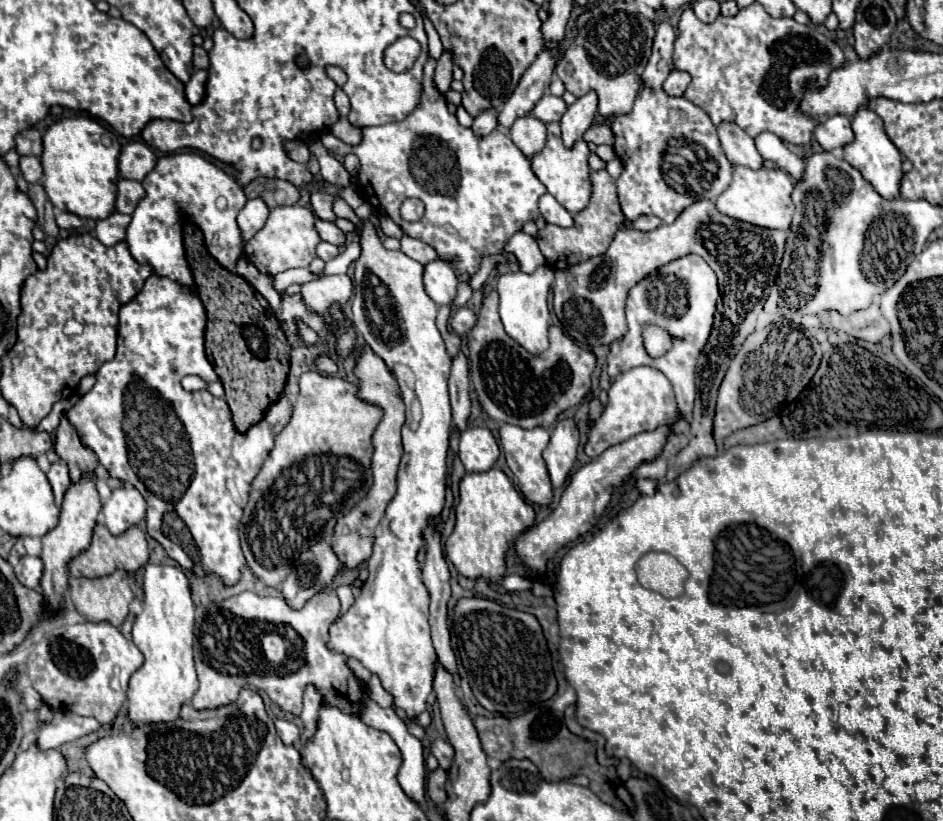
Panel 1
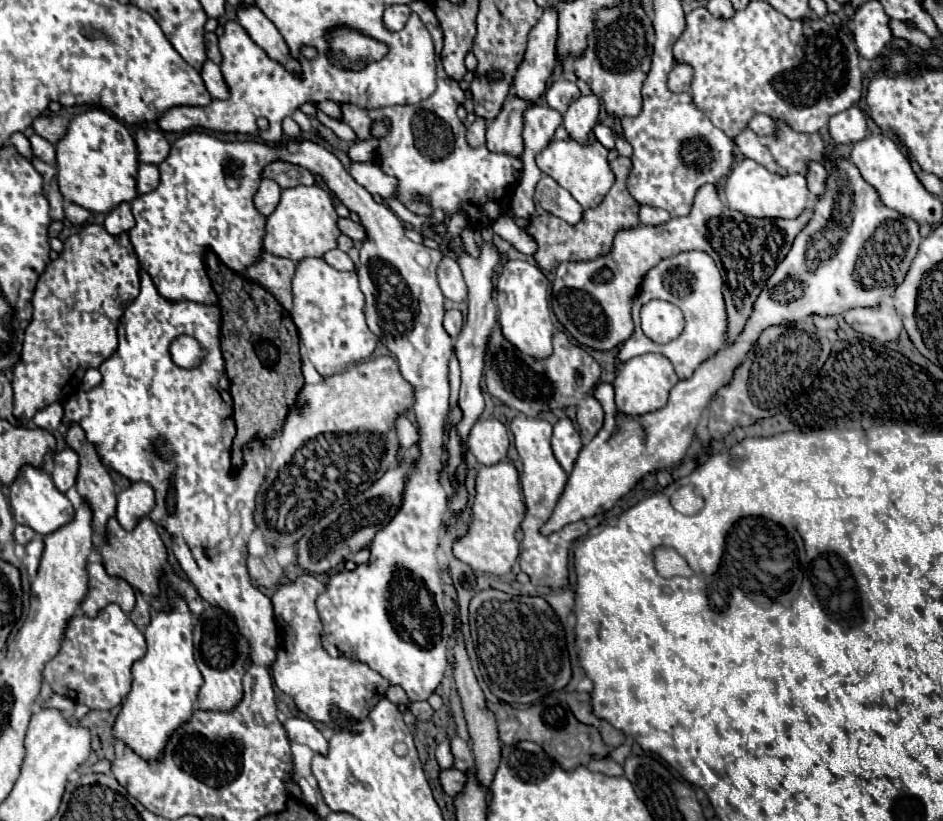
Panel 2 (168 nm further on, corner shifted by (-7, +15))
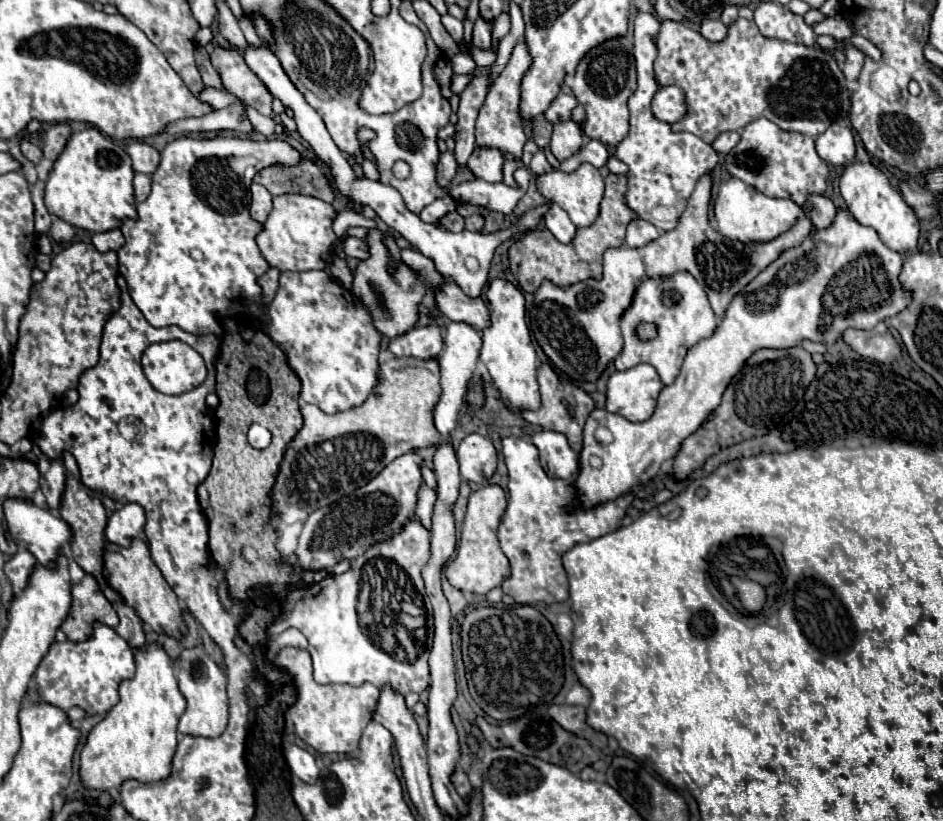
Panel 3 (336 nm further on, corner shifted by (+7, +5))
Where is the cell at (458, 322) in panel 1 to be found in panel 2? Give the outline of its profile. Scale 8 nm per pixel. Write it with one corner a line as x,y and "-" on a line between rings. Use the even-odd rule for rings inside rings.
449,309
449,311
445,311
443,329
449,333
451,339
455,339
455,337
459,335
461,327
463,327
463,315
461,315
461,311
457,311
457,309

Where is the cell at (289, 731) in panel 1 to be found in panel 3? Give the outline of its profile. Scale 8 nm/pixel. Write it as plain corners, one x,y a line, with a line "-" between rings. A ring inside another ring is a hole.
289,745
285,749
285,759
287,765
291,767
291,771
305,783
315,783
319,777
319,767
315,765
315,757
311,753
307,753
303,747
299,745

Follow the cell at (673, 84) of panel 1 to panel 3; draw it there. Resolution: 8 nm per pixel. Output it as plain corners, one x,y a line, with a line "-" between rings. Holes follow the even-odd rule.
675,85
659,87
653,97
653,115
661,121
675,123
685,115
685,97
683,91

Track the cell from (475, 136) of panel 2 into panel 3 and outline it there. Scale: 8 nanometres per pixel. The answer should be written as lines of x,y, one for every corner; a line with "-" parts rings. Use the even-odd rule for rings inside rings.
445,151
437,165
437,181
439,185
447,185
457,173
457,159
453,159
453,151

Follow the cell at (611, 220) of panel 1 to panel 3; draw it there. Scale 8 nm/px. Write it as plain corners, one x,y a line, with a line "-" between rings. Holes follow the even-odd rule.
609,173
605,177
605,195
601,201
601,213
597,221
589,227
577,229
573,241
567,245
559,243
547,229
541,229
541,231
533,229
533,231
527,231
521,239
517,239
509,247
509,267
517,283
521,285
521,289
535,293
543,279
549,279
555,285
571,285
577,281
585,281
589,277
599,279
603,251
609,247
621,247
625,243
627,223
637,217
635,211
631,211
625,205
625,199
623,199
625,191
627,191
627,177

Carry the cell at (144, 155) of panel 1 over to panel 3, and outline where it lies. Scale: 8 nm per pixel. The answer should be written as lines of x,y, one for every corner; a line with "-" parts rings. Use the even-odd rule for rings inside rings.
131,141
127,145
127,153
133,161
133,171
137,171
137,173
151,175
159,165
159,151
149,147
143,141

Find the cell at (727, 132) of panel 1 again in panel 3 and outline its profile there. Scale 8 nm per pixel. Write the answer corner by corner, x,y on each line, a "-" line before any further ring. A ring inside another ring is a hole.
765,117
749,123
741,131
741,141
727,153
725,167
733,177
753,185
761,193
769,197
789,197
801,207
809,193
825,193
829,177
827,163
817,155
811,137
787,133

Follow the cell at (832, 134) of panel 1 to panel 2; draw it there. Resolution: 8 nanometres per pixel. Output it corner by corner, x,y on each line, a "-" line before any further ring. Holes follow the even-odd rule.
851,107
843,113
837,113
829,121
829,133
837,143
857,143
867,137
865,113
859,107

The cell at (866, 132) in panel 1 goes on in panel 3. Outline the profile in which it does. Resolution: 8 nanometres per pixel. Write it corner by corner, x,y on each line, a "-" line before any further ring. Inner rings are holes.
853,161
853,163
845,165
841,179
839,179
839,189
841,189
841,195
843,195
851,215
859,223
873,227
887,247
891,247
893,251
899,251
899,253
917,251
921,221
917,219
913,209
905,203
899,189
891,185
889,177
877,165
861,163
861,161

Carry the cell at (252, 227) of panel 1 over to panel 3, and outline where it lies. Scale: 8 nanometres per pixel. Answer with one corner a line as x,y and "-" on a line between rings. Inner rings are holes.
253,183
251,185
251,195
253,195
251,197
251,209
249,209
251,219
263,223
267,219
269,211
271,211
271,193
263,185

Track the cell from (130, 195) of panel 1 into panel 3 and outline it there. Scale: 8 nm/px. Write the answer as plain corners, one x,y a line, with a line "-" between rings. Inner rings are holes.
135,173
133,189
135,189
135,201
145,201
151,191
151,177
143,173

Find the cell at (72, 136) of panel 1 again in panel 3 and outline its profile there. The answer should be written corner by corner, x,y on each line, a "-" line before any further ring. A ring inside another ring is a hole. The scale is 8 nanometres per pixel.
87,127
69,137
69,143
55,159
45,187
45,207
51,215
73,227
99,233
121,225
125,217
135,217
131,159
121,145
95,127

